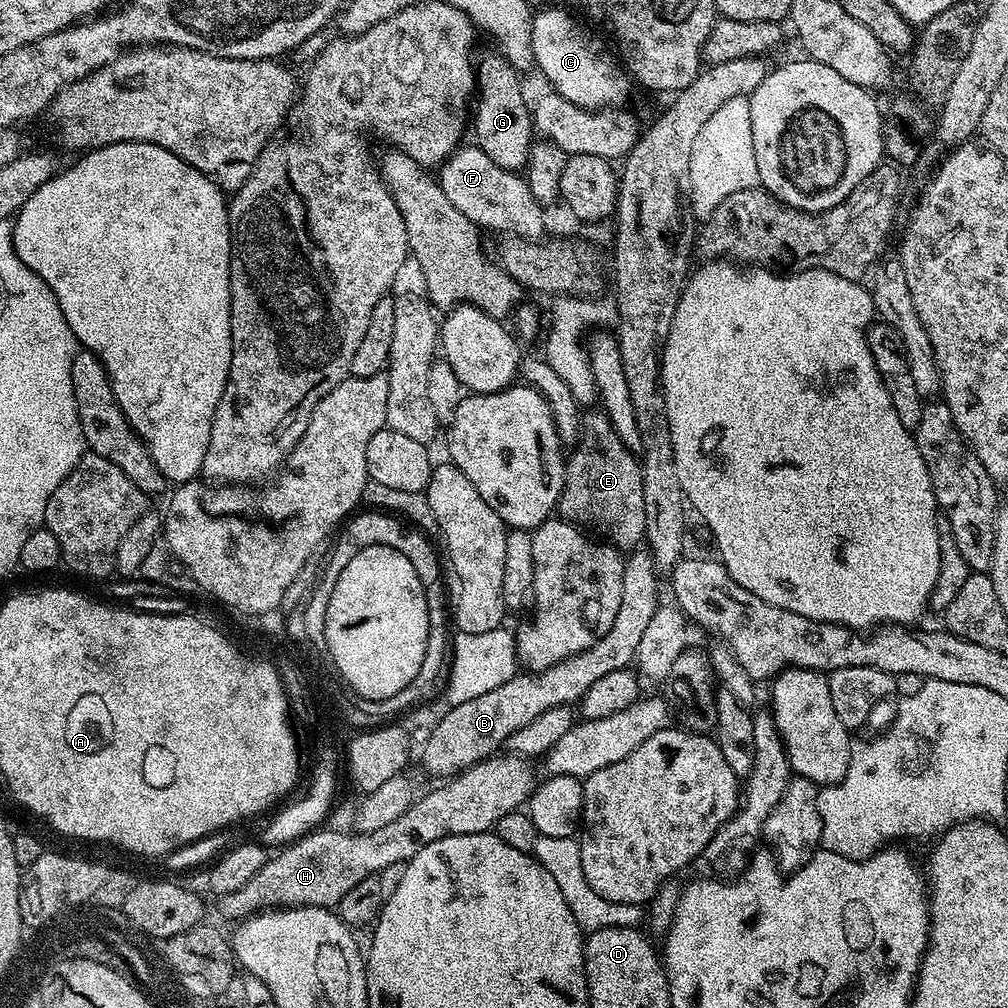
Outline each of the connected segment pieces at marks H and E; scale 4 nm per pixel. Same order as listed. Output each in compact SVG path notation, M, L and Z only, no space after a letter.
M497 754L487 756L485 760L479 760L477 764L470 765L465 772L457 772L455 776L445 779L437 788L425 791L399 818L394 822L386 822L373 832L322 832L324 830L313 830L307 835L296 839L291 844L281 847L277 854L269 855L266 866L250 878L250 882L241 890L232 891L219 899L221 910L232 922L248 919L261 910L273 908L315 908L335 909L346 893L354 890L358 882L375 877L391 866L394 862L408 863L430 842L438 842L438 838L457 836L458 834L478 834L495 829L496 823L504 814L523 809L527 805L534 789L537 787L536 772L532 769L531 759L514 756L511 754Z
M597 410L592 412L584 420L584 429L580 432L580 441L576 444L576 449L573 452L569 451L566 456L566 463L564 466L564 489L560 491L560 499L558 501L558 512L563 519L579 526L584 530L593 530L597 528L600 532L605 532L607 543L612 547L621 550L639 549L645 543L644 531L646 530L646 501L642 498L642 470L640 469L640 461L638 456L623 444L622 439L614 430L614 426L608 420L603 411Z

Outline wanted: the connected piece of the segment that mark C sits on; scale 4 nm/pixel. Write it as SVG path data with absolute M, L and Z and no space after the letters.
M563 6L537 11L532 17L532 57L536 59L538 72L552 83L549 85L558 95L583 108L595 109L597 106L611 105L608 104L611 100L619 98L626 76L615 57L612 58L583 26Z

